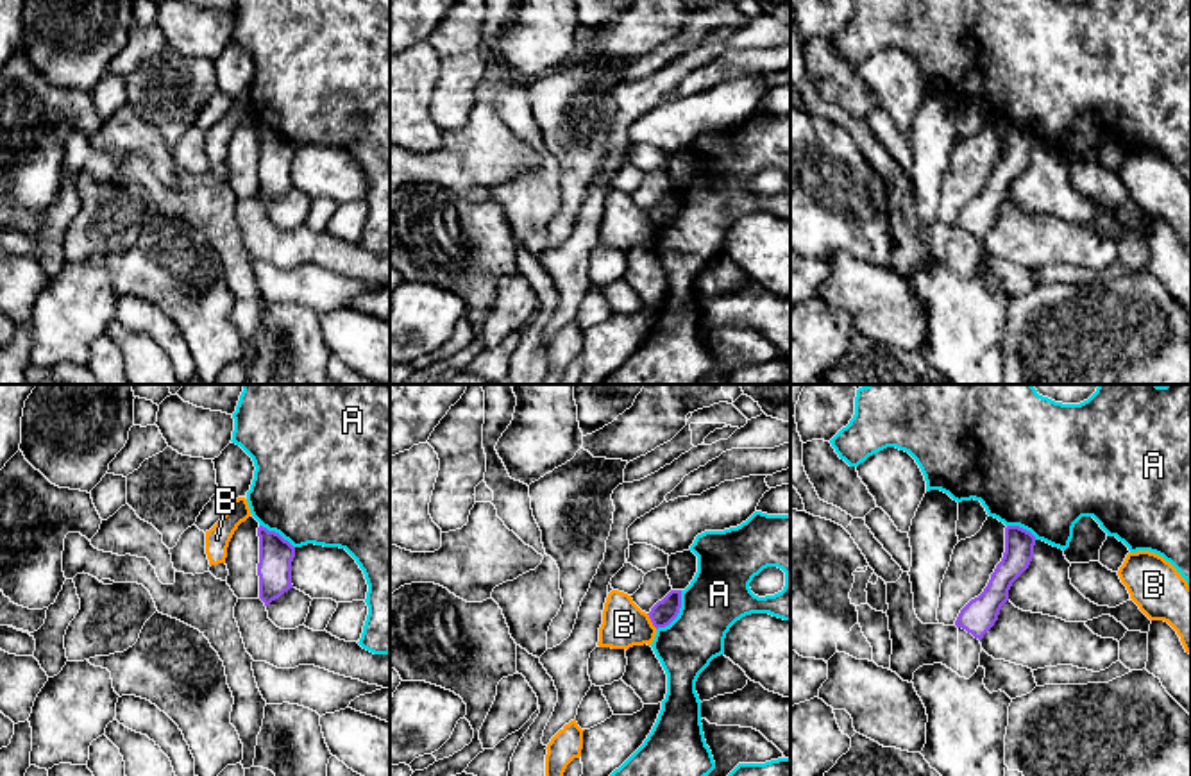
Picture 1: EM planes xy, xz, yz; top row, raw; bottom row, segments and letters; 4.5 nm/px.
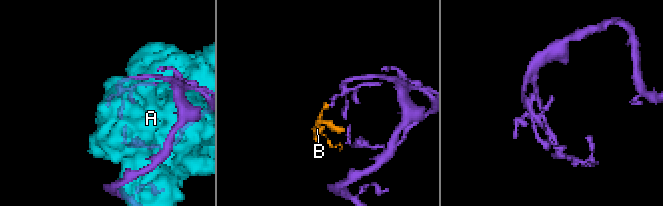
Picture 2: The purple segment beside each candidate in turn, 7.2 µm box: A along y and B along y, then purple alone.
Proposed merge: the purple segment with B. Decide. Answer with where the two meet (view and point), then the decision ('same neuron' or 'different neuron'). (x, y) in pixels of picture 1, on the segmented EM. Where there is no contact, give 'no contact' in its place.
xz (651, 621) | different neuron

